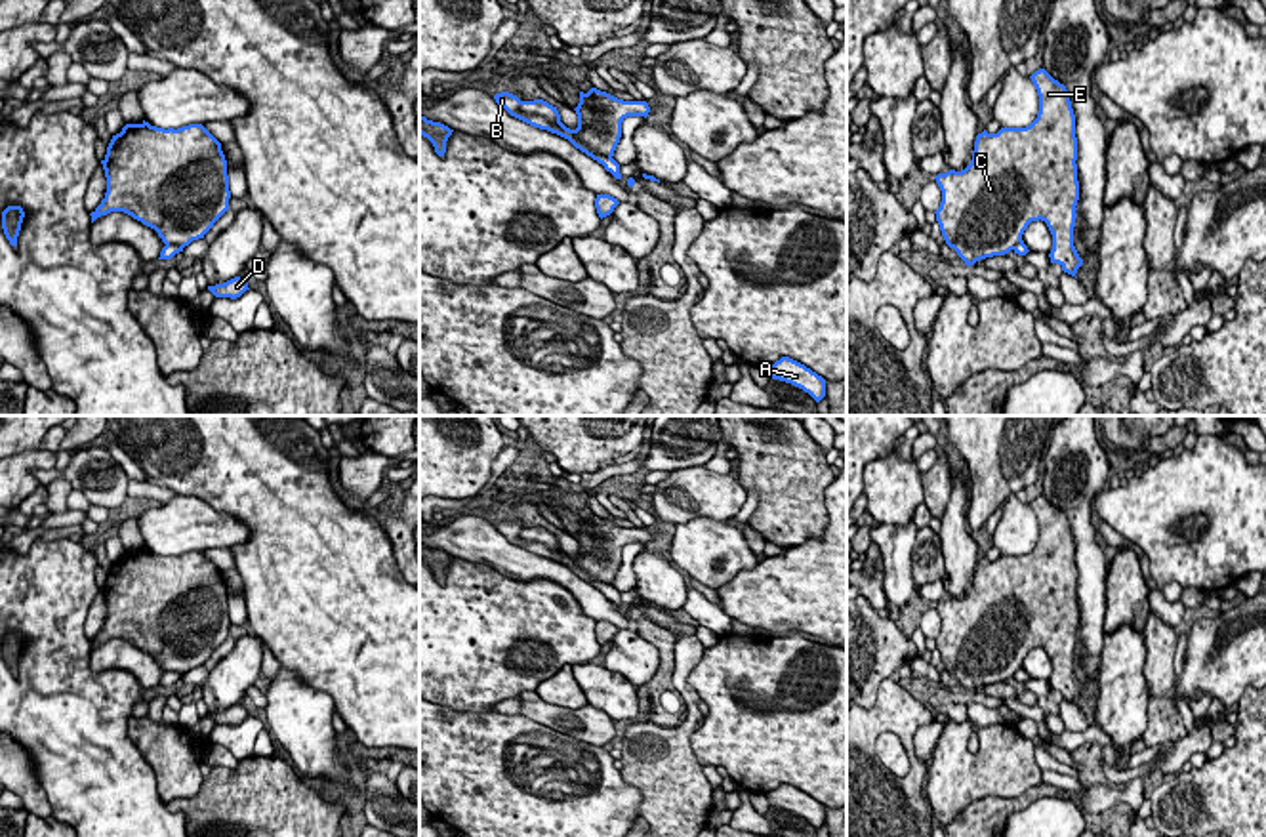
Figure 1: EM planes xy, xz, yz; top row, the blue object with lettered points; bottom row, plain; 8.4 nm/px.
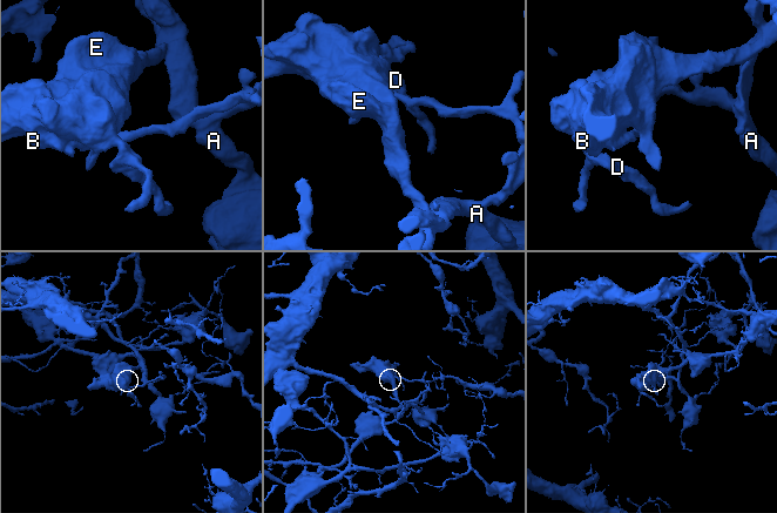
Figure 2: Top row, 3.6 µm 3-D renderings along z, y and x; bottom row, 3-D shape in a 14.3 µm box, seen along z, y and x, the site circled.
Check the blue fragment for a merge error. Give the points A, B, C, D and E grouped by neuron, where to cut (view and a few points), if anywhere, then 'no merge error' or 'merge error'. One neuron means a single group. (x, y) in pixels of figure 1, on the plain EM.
A / B C D E | xz (609, 584), (618, 597) | merge error

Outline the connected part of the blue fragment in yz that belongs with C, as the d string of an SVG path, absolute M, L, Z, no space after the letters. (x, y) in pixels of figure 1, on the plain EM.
M1045 496L1035 498L1030 505L1039 522L1037 545L1026 555L978 561L970 591L961 599L950 597L934 604L942 618L942 629L934 641L946 671L969 694L1011 677L1026 683L1022 662L1031 648L1041 646L1052 662L1051 690L1058 690L1064 700L1075 704L1083 692L1073 673L1079 627L1075 541L1066 513Z

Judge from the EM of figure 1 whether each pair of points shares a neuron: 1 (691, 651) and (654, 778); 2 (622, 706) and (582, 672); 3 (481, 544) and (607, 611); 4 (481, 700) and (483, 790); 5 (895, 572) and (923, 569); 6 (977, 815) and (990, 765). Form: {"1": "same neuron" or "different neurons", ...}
{"1": "same neuron", "2": "same neuron", "3": "same neuron", "4": "different neurons", "5": "different neurons", "6": "different neurons"}

